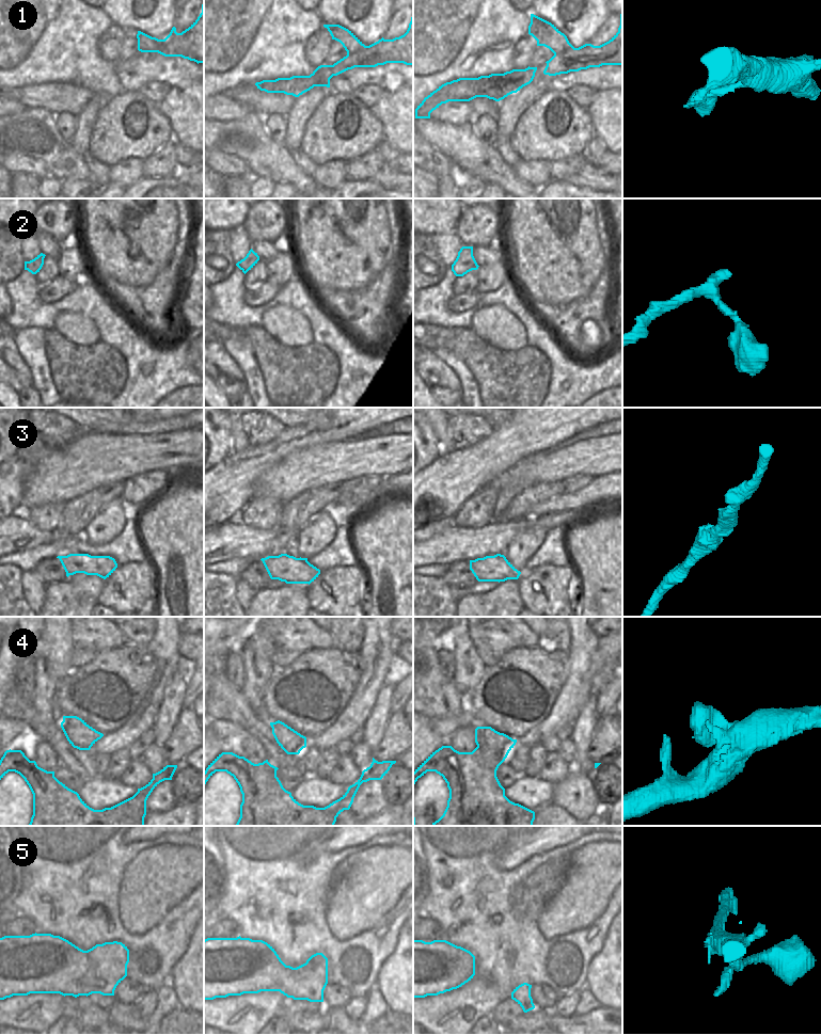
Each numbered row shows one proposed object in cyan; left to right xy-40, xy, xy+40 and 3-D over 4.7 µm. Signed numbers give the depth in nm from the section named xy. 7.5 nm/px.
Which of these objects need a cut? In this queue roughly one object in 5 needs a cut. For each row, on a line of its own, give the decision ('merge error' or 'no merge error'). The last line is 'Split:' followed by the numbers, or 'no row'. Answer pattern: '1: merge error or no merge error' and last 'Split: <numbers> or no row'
1: no merge error
2: no merge error
3: no merge error
4: no merge error
5: no merge error
Split: no row

